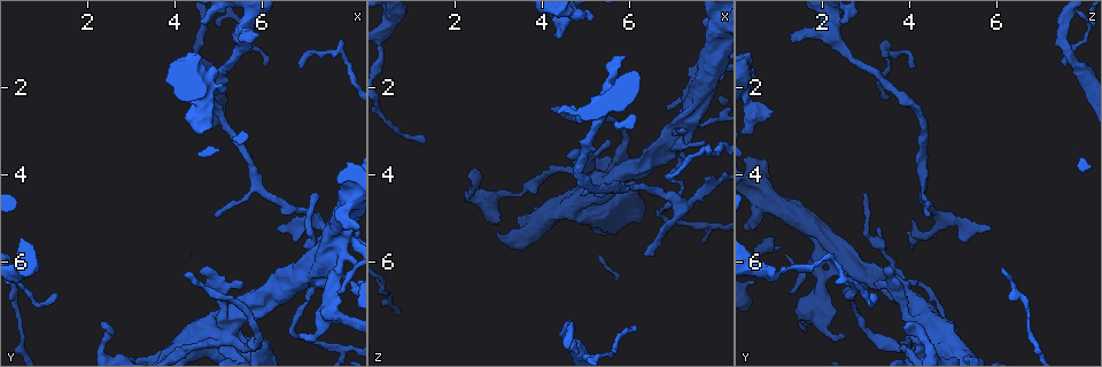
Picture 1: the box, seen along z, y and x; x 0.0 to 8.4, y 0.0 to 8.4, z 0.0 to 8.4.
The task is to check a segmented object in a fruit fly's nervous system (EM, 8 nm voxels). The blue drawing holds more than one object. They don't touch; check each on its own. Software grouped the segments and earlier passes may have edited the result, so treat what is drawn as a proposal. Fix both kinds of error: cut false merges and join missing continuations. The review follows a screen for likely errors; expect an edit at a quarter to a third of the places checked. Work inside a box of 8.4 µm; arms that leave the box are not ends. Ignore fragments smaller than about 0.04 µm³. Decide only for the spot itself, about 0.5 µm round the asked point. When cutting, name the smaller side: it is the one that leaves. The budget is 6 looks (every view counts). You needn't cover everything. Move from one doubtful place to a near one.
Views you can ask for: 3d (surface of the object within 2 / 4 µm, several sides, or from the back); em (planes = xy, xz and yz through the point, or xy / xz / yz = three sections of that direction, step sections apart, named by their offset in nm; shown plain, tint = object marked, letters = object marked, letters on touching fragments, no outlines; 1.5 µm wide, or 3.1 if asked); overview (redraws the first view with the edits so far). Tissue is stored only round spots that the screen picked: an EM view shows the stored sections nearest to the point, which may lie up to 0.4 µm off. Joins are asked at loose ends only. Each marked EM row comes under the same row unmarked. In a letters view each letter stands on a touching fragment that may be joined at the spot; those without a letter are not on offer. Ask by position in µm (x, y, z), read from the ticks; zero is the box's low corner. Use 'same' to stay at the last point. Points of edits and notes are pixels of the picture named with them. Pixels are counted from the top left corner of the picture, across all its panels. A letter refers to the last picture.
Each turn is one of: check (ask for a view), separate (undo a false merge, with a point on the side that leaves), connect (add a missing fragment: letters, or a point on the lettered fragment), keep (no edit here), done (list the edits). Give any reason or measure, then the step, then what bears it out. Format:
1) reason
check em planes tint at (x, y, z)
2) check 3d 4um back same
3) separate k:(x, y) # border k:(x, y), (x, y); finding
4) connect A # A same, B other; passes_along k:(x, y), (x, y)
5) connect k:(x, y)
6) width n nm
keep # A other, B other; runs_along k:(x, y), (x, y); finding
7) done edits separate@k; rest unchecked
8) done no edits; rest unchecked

tapers out
check em planes letters at (4.20, 6.30, 2.50)

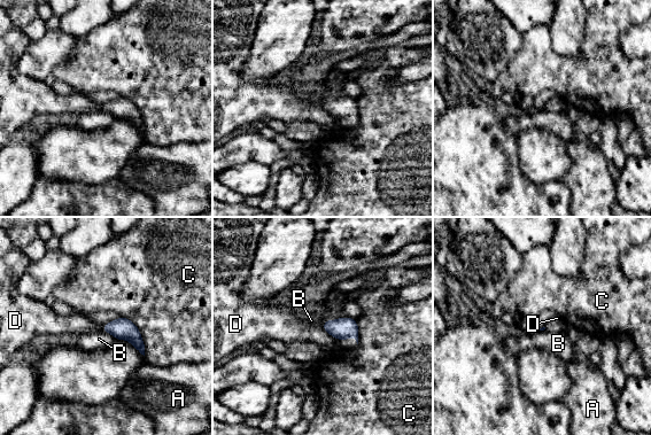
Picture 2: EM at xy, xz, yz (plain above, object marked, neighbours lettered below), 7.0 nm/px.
keep # A other, B other, C other, D other; no lettered fragment goes on from it

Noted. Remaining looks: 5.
branch stops here
check em planes letters at (4.30, 2.65, 0.85)

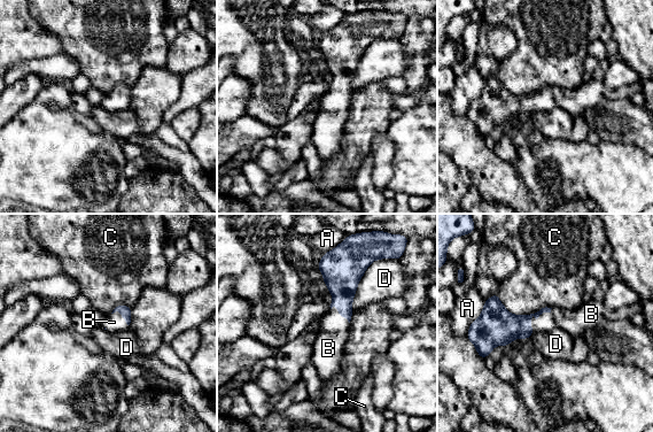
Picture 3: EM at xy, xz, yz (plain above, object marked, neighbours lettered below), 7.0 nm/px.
connect B # A other, B same, C other, D other; passes_along 3:(500, 328), (534, 316), (568, 321); the cell continues

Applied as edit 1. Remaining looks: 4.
check overview

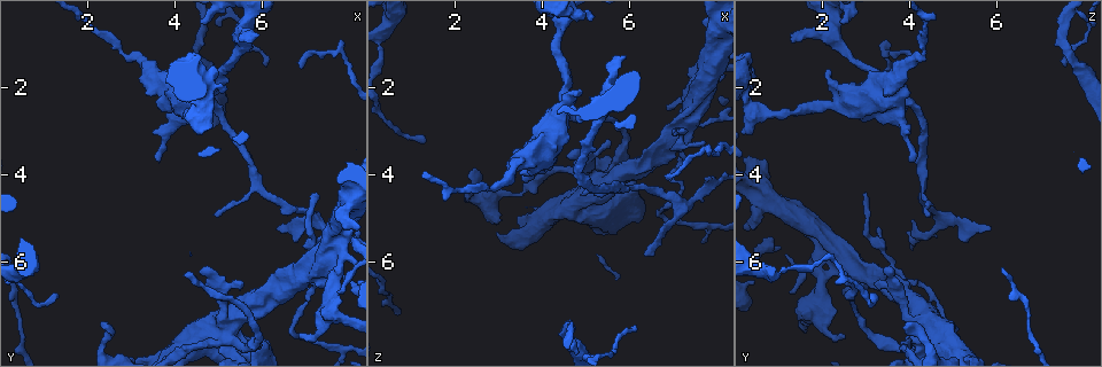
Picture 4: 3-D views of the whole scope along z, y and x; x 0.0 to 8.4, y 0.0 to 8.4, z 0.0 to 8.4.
free end
check 3d 4um at (5.90, 0.80, 1.25)

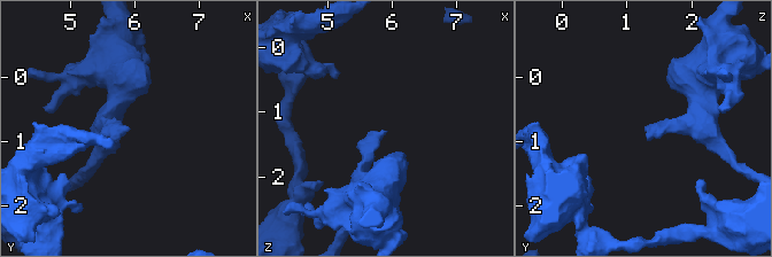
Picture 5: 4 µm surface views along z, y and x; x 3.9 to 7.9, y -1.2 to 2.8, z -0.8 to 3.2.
check em planes letters at (5.90, 0.75, 1.30)

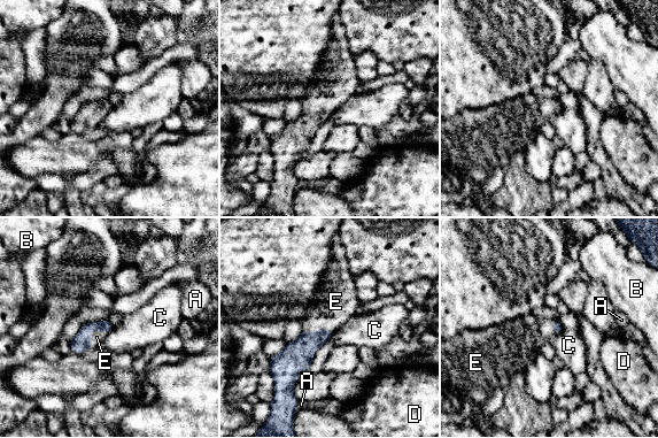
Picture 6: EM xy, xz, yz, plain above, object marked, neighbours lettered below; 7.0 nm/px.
connect E # A other, B other, C other, D other, E same; the cell continues

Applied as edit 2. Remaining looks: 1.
done edits connect@3, connect@6; rest unchecked

